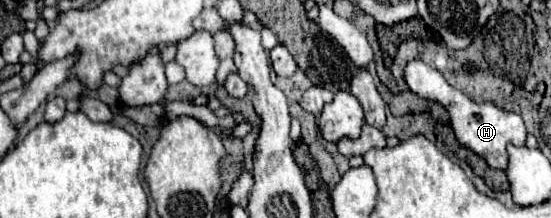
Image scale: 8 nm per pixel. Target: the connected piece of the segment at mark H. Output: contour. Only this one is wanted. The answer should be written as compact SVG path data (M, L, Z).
M414 59L408 63L406 71L404 71L404 79L408 83L408 87L422 99L426 101L436 101L440 105L446 107L448 115L450 115L450 125L454 129L456 139L460 141L460 145L464 145L466 149L474 151L476 155L480 155L490 167L494 169L506 169L508 167L508 153L506 147L508 143L522 147L526 141L526 127L520 115L504 111L492 103L474 103L472 99L468 99L462 91L454 89L452 85L446 83L446 79L442 77L442 73L426 63L422 63L420 59Z

